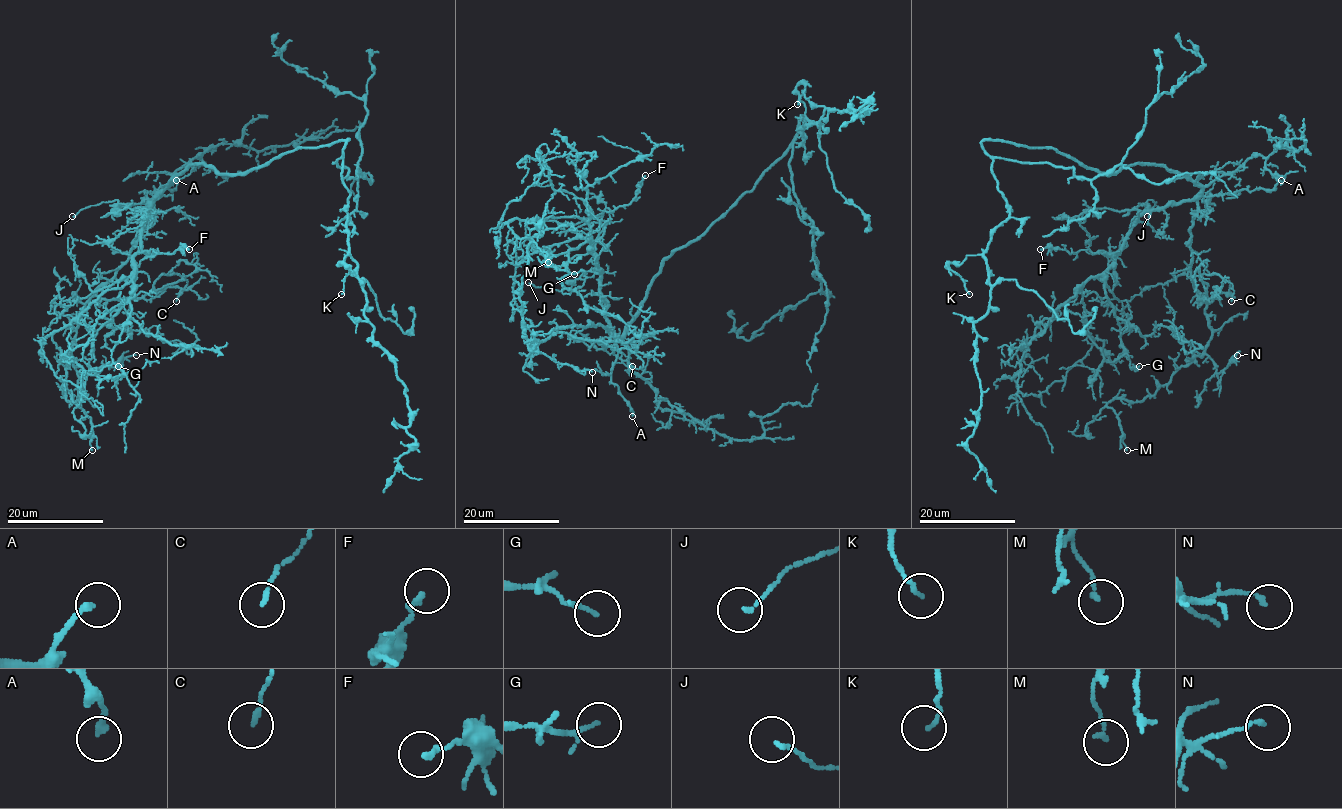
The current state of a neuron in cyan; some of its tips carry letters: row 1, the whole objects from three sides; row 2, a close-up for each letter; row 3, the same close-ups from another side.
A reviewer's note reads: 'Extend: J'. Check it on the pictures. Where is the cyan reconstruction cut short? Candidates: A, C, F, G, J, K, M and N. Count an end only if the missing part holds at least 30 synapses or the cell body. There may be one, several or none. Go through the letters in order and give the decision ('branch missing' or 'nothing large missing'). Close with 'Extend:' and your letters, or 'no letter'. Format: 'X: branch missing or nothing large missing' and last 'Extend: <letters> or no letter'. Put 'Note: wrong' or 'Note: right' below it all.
A: nothing large missing
C: nothing large missing
F: nothing large missing
G: nothing large missing
J: nothing large missing
K: nothing large missing
M: nothing large missing
N: nothing large missing
Extend: no letter
Note: wrong

